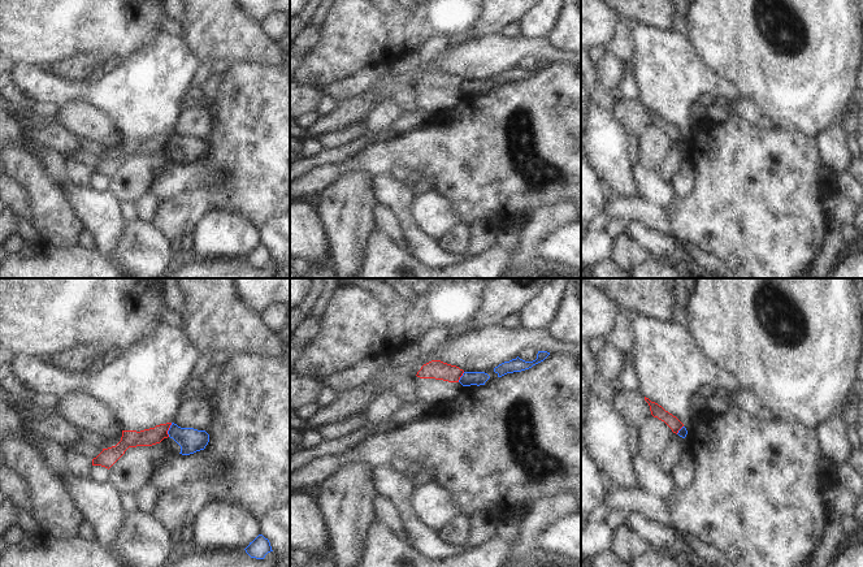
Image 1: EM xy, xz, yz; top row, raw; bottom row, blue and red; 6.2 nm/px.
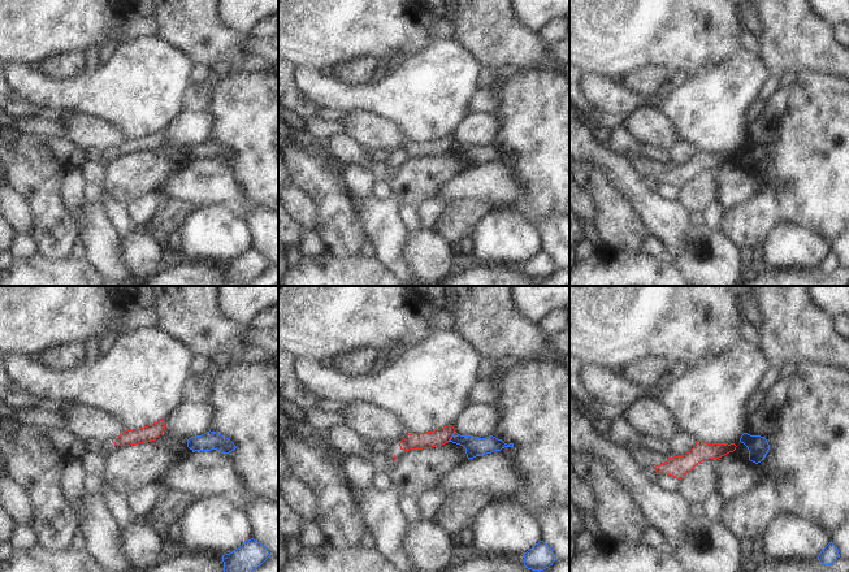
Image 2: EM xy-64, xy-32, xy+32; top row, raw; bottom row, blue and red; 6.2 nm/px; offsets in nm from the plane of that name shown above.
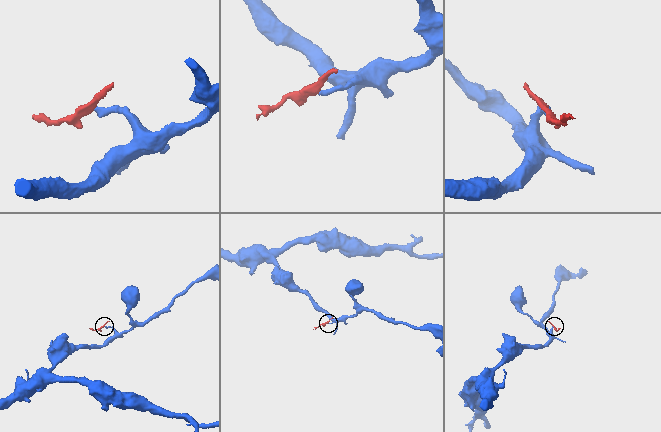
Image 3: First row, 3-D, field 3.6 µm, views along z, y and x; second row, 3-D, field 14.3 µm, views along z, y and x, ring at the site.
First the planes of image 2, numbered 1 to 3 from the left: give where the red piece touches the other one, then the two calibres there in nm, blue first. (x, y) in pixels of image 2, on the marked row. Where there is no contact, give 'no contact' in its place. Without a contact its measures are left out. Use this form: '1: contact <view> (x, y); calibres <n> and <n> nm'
1: no contact
2: contact xy-32 (451, 437); calibres 120 and 110 nm
3: no contact

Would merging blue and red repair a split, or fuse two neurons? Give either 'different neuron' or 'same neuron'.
different neuron

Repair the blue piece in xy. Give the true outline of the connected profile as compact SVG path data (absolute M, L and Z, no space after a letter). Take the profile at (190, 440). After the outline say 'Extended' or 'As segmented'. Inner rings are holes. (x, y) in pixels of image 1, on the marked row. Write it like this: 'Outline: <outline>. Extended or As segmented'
Outline: M172 423L168 434L181 446L179 454L182 455L204 450L209 442L209 434L205 430L181 428L174 423Z. As segmented

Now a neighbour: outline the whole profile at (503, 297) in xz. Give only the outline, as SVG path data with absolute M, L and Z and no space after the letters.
M495 278L482 285L483 303L478 313L463 325L463 333L502 325L511 315L519 315L541 290L556 278Z

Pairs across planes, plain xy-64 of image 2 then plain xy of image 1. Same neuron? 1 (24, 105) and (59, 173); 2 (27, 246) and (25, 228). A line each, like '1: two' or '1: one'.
1: two
2: one

